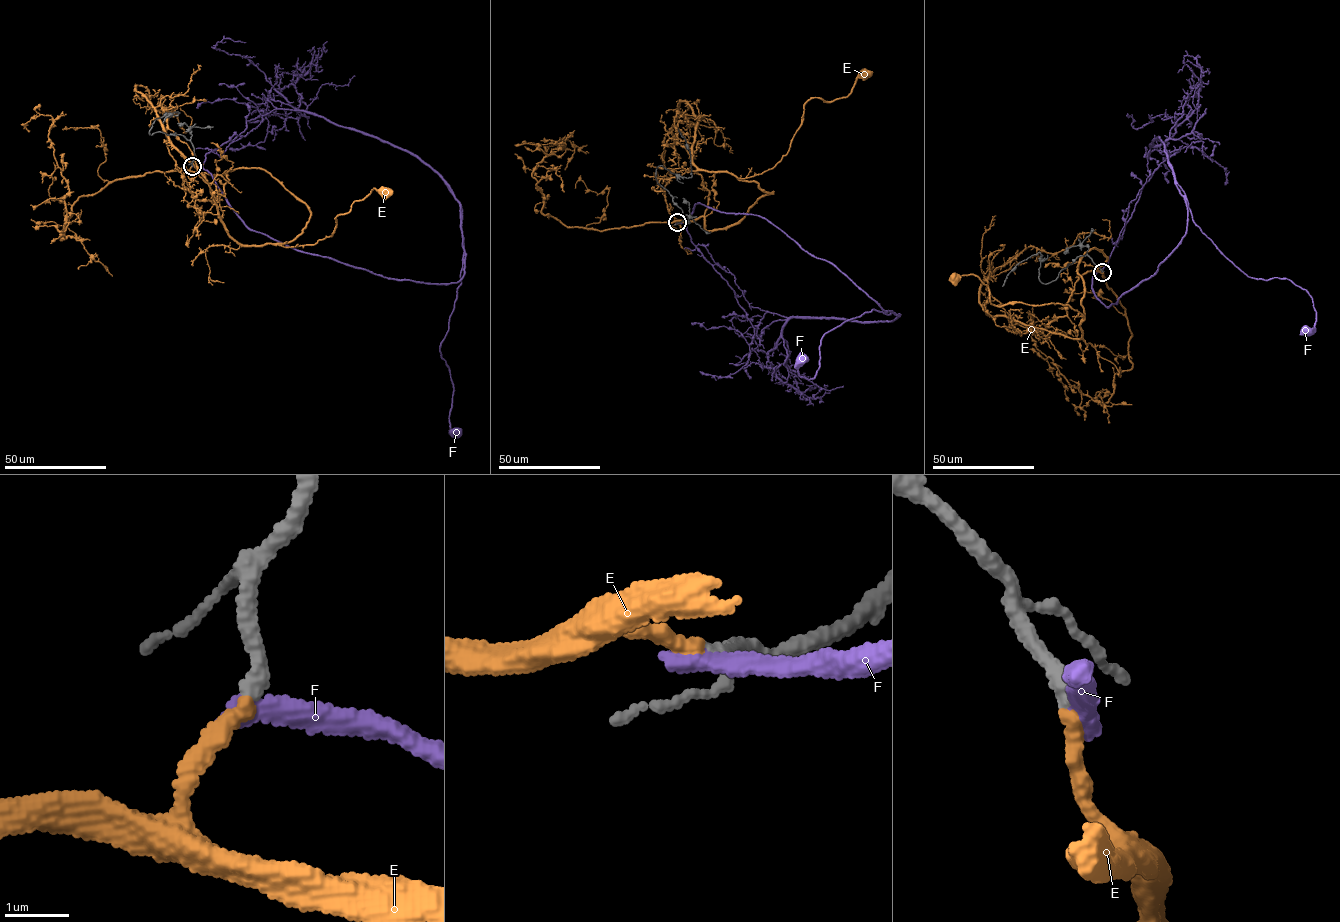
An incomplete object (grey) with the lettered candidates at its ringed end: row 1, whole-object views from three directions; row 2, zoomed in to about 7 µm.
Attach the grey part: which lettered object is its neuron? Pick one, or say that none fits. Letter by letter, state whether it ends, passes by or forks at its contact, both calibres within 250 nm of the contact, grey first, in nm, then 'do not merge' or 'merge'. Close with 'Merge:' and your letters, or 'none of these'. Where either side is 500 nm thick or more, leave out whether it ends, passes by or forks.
E: it ends | 240/240 nm | merge
F: it ends | 240/320 nm | do not merge
Merge: E

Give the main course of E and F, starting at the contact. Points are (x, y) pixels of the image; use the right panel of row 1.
E: (1102, 272), (1107, 258), (1095, 247), (1076, 267), (1082, 321), (1066, 304), (994, 305), (977, 276), (954, 278)
F: (1102, 272), (1091, 288), (1108, 307), (1152, 275), (1186, 231), (1185, 196), (1247, 275), (1308, 293), (1307, 330)

